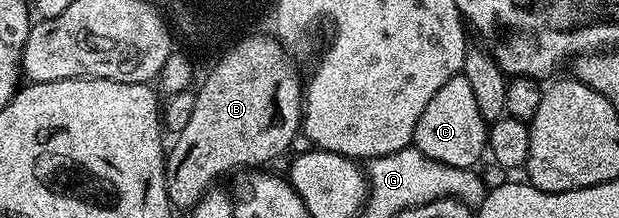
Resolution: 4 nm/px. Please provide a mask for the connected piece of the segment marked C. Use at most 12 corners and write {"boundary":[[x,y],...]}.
{"boundary":[[452,76],[427,102],[413,144],[447,166],[473,168],[487,121],[471,82]]}

